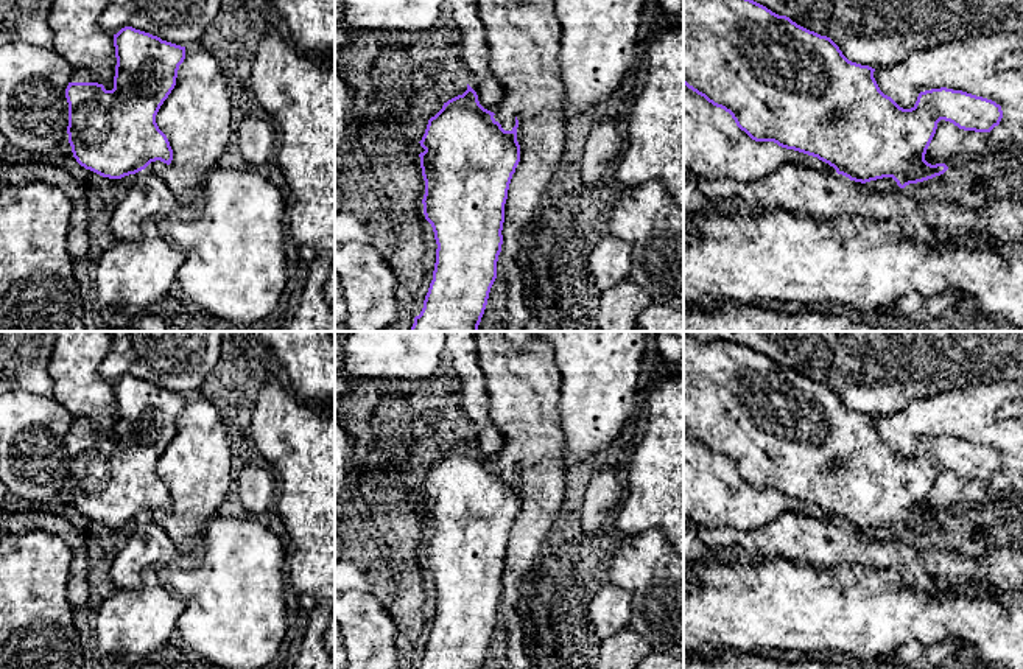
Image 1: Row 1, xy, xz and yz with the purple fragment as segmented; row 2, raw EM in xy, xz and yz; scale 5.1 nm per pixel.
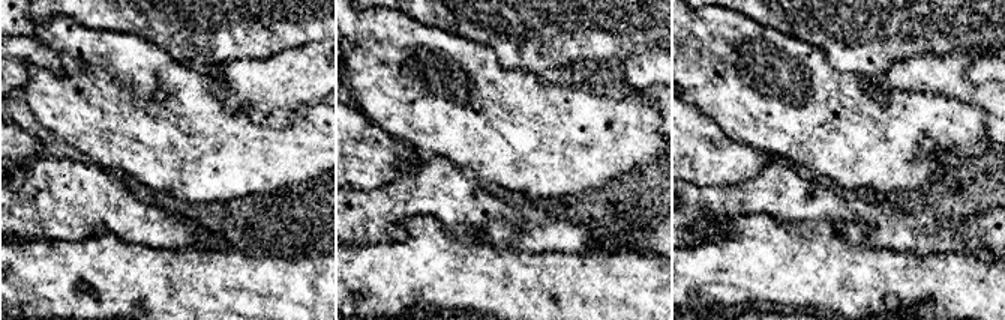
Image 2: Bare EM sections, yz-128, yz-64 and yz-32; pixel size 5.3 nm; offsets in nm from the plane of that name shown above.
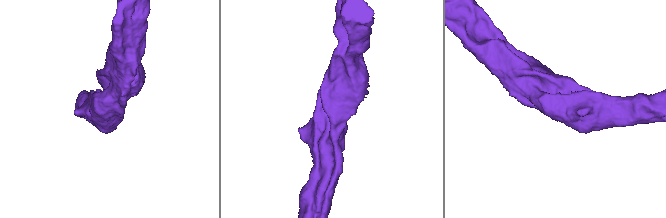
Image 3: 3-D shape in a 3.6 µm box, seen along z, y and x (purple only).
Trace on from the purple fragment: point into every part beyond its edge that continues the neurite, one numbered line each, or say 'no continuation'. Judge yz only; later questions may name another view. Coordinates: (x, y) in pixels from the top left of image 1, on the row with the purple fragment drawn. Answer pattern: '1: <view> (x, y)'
no continuation

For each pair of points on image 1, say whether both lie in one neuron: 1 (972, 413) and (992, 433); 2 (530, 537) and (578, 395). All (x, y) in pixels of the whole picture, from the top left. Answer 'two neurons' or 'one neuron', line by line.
1: one neuron
2: two neurons

